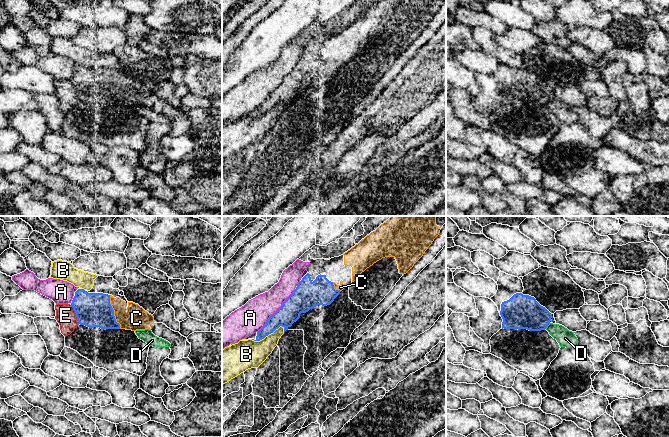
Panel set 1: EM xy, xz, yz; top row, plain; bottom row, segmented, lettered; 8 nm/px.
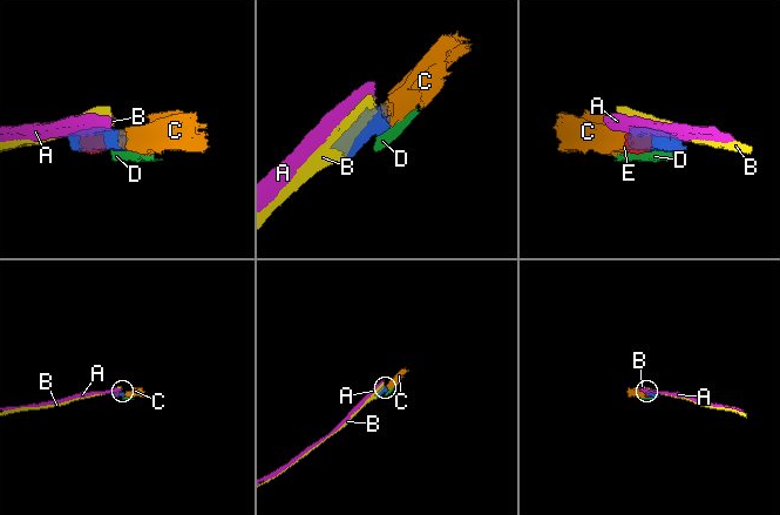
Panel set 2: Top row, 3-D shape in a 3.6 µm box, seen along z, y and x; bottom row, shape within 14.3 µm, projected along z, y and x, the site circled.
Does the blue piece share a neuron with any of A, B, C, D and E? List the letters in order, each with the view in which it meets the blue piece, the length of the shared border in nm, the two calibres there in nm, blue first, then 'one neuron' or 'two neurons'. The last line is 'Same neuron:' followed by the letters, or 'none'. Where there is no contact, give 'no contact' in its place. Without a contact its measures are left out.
A: xz | 460 nm | 200/240 nm | two neurons
B: xz | 280 nm | 170/240 nm | two neurons
C: xy | 280 nm | 280/190 nm | one neuron
D: yz | 60 nm | 280/140 nm | two neurons
E: xy | 170 nm | 280/160 nm | two neurons
Same neuron: C

